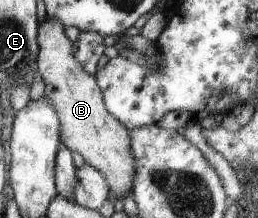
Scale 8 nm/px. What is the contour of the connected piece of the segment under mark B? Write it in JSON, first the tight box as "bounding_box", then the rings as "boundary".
{"bounding_box":[36,16,136,198],"boundary":[[[48,16],[38,25],[36,71],[45,84],[44,96],[57,112],[61,143],[72,152],[81,154],[86,163],[106,177],[109,189],[118,198],[124,198],[127,193],[131,193],[136,173],[129,129],[106,110],[97,80],[76,60],[73,42],[66,37],[64,30],[65,26],[58,19]]]}

